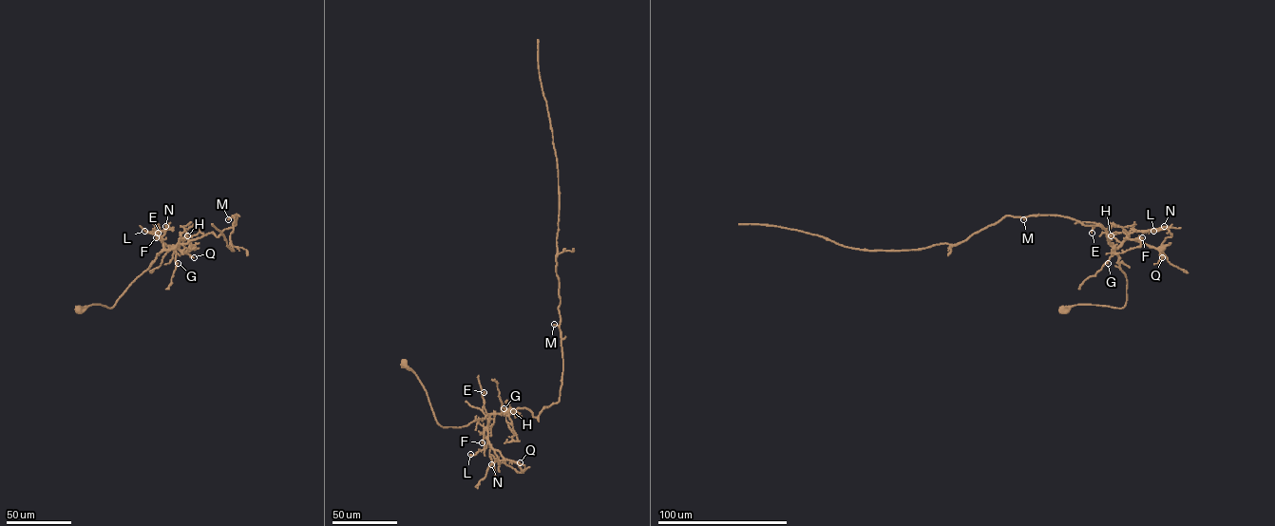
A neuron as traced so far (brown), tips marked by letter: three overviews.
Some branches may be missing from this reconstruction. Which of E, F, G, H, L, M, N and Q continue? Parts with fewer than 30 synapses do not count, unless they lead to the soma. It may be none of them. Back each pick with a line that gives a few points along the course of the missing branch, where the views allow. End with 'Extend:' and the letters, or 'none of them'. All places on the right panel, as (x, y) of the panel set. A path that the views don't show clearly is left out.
Extend: none of them

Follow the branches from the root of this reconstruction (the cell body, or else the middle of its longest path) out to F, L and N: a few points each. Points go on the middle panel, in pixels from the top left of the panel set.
F: (404, 364), (416, 374), (441, 426), (461, 427), (488, 416), (482, 442)
L: (404, 364), (426, 391), (441, 426), (461, 427), (488, 416), (484, 429), (486, 447), (470, 454)
N: (404, 364), (416, 374), (441, 426), (461, 427), (488, 416), (484, 431), (489, 445), (491, 464)

